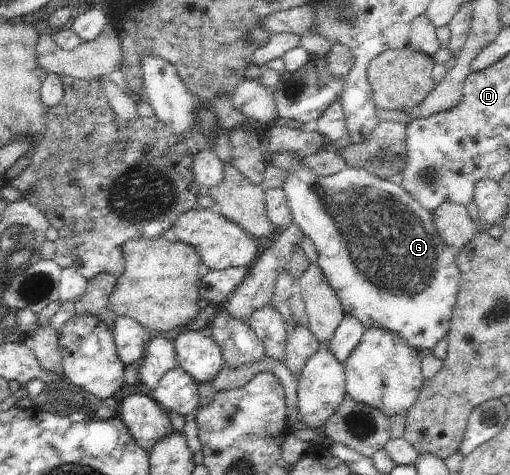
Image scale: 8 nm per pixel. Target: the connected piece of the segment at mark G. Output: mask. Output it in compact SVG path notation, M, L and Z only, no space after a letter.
M277 152L277 154L270 154L267 157L270 158L268 162L272 166L283 168L283 170L289 172L289 176L285 178L285 182L280 187L285 190L287 204L289 204L289 210L292 214L292 222L295 222L303 230L303 233L313 241L318 252L317 264L320 265L325 280L331 285L331 288L337 294L337 298L341 301L344 316L357 318L361 322L361 326L366 329L380 328L389 332L397 332L397 336L401 336L405 340L405 344L409 344L417 350L433 348L439 340L447 336L459 294L461 273L456 263L457 250L447 246L439 236L439 230L435 228L435 222L433 222L433 216L431 216L432 211L427 210L418 200L415 200L401 185L387 179L381 179L372 174L371 171L362 168L347 166L332 175L319 176L313 174L313 170L308 166L301 166L303 157L293 154L293 152Z

